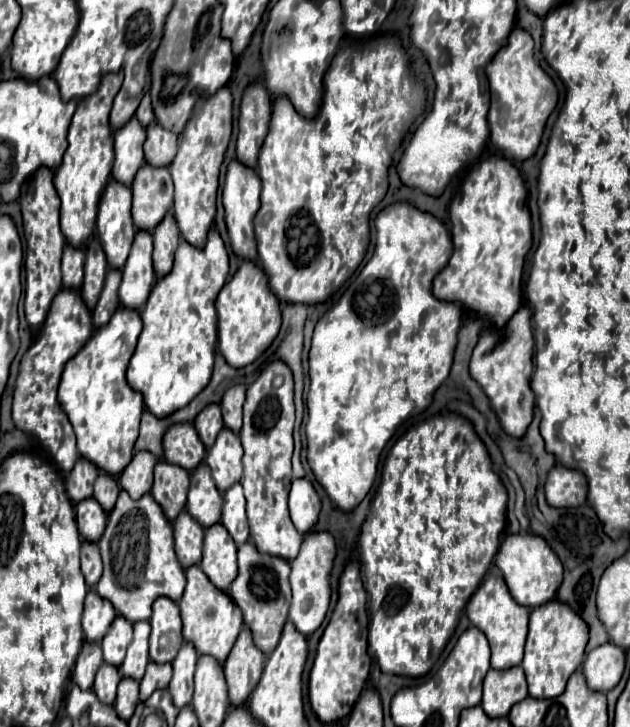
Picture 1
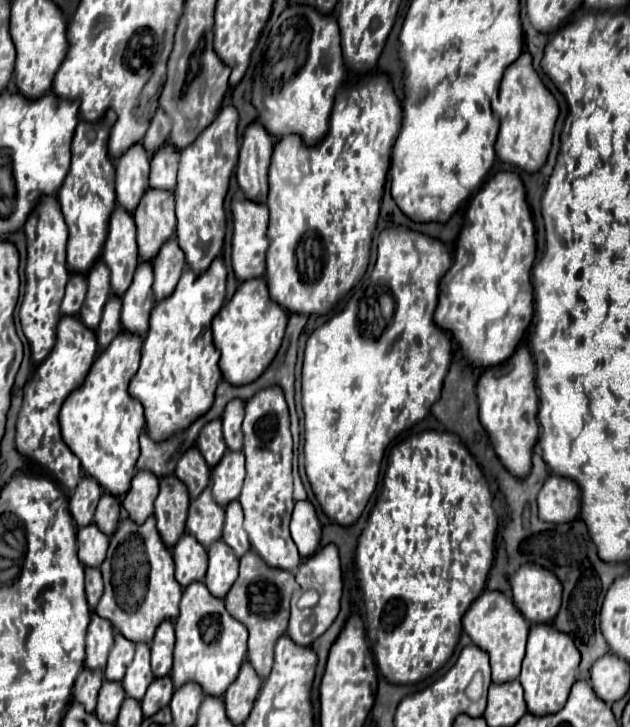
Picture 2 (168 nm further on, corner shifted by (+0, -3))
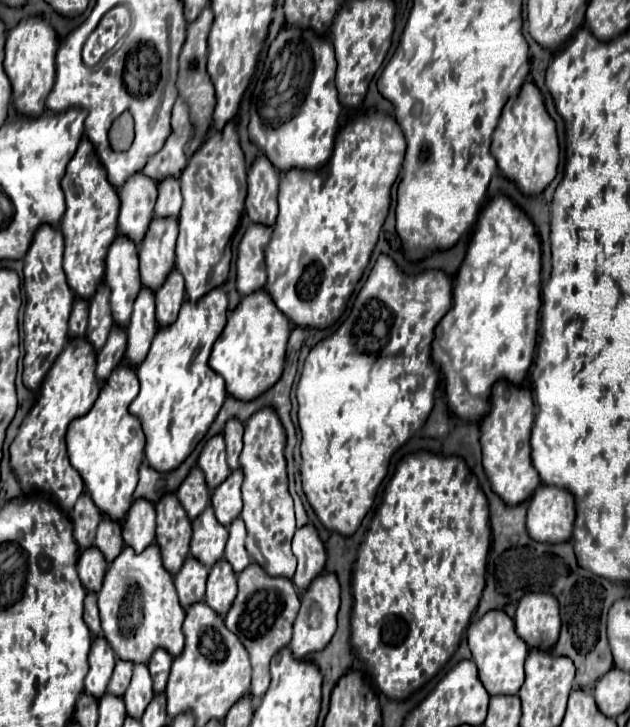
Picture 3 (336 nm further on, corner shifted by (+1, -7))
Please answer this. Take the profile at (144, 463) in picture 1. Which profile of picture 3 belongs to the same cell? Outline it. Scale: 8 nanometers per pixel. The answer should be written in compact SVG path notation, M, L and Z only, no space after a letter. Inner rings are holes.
M134 501L122 523L122 537L126 547L132 547L136 553L142 553L148 545L154 543L154 535L156 535L154 505L146 505L146 501Z

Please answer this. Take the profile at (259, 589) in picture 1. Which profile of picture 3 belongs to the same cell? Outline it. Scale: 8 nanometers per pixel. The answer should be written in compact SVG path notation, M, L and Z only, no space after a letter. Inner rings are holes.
M250 563L238 575L238 595L230 613L224 617L226 627L238 635L240 643L246 647L252 663L252 695L258 699L266 693L270 685L270 659L292 639L292 625L300 609L298 591L294 583L284 577L270 577L258 563Z

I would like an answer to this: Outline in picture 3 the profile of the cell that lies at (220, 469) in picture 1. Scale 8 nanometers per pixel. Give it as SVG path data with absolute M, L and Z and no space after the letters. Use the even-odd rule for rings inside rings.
M238 469L212 493L212 507L214 507L216 519L224 527L228 527L242 511L240 485L242 485L242 471Z

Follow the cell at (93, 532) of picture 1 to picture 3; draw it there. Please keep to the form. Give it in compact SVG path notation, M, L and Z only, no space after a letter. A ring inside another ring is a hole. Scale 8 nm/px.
M94 547L94 549L86 549L86 553L80 553L78 559L78 575L82 585L86 587L86 591L98 593L104 581L104 573L106 573L106 559L102 557L102 553Z

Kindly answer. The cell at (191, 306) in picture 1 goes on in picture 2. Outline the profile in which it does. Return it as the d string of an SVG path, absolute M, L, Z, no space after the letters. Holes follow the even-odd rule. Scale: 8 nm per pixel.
M221 257L213 259L209 269L201 275L197 275L193 269L185 269L175 291L157 301L155 309L151 311L151 325L143 341L141 349L141 367L137 369L135 377L129 383L129 395L141 401L145 409L145 421L147 421L147 431L155 441L161 441L163 437L171 437L171 433L177 433L179 429L185 429L195 417L203 415L215 397L215 387L221 381L221 369L219 369L219 351L213 345L213 335L211 335L211 321L221 309L225 301L225 265Z

